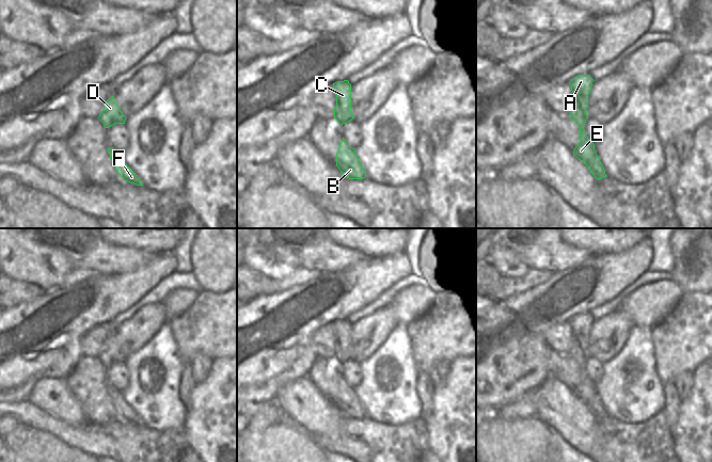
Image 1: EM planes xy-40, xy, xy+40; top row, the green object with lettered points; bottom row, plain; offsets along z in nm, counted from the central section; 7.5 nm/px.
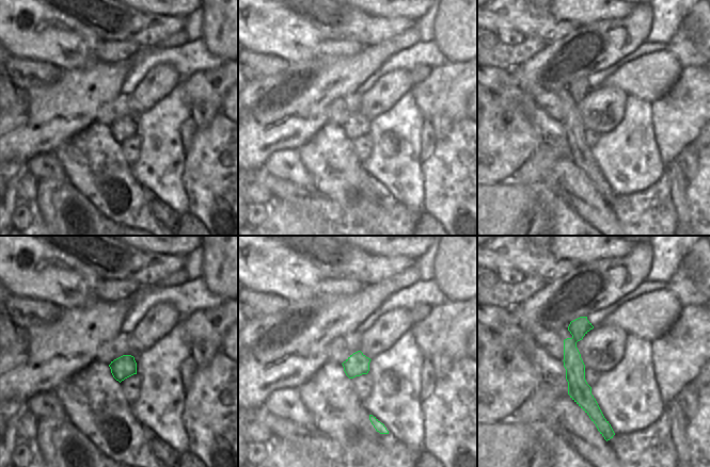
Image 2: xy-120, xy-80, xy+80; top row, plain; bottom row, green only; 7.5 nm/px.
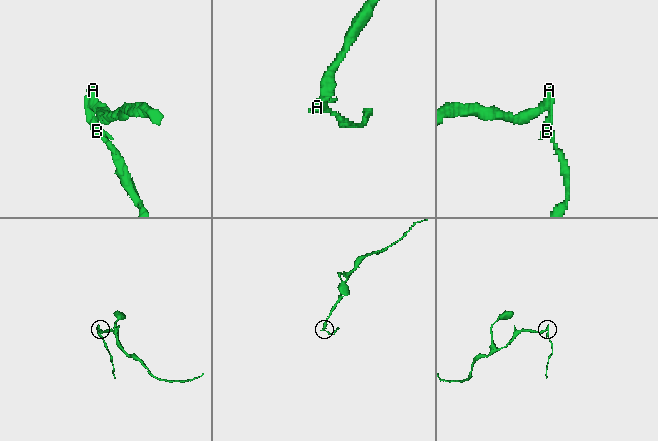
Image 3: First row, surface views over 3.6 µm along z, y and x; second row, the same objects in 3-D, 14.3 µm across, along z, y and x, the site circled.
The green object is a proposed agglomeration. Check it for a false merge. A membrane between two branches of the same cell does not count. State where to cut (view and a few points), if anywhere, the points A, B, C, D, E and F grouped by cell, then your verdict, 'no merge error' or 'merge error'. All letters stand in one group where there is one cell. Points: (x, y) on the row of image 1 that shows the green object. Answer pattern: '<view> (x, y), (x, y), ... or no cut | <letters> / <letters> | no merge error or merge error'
xy+40 (573, 97), (586, 118) | A C D / B E F | merge error

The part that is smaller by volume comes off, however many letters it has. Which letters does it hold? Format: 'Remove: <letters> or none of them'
Remove: B, E, F.

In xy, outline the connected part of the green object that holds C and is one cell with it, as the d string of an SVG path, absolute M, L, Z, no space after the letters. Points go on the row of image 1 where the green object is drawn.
M348 80L333 83L336 91L336 106L334 108L334 117L337 117L343 124L353 120L351 112L351 84Z

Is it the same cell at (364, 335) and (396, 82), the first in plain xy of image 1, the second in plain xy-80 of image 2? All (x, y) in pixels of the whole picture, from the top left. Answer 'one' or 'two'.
one

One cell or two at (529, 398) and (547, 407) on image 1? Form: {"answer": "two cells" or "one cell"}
{"answer": "two cells"}

